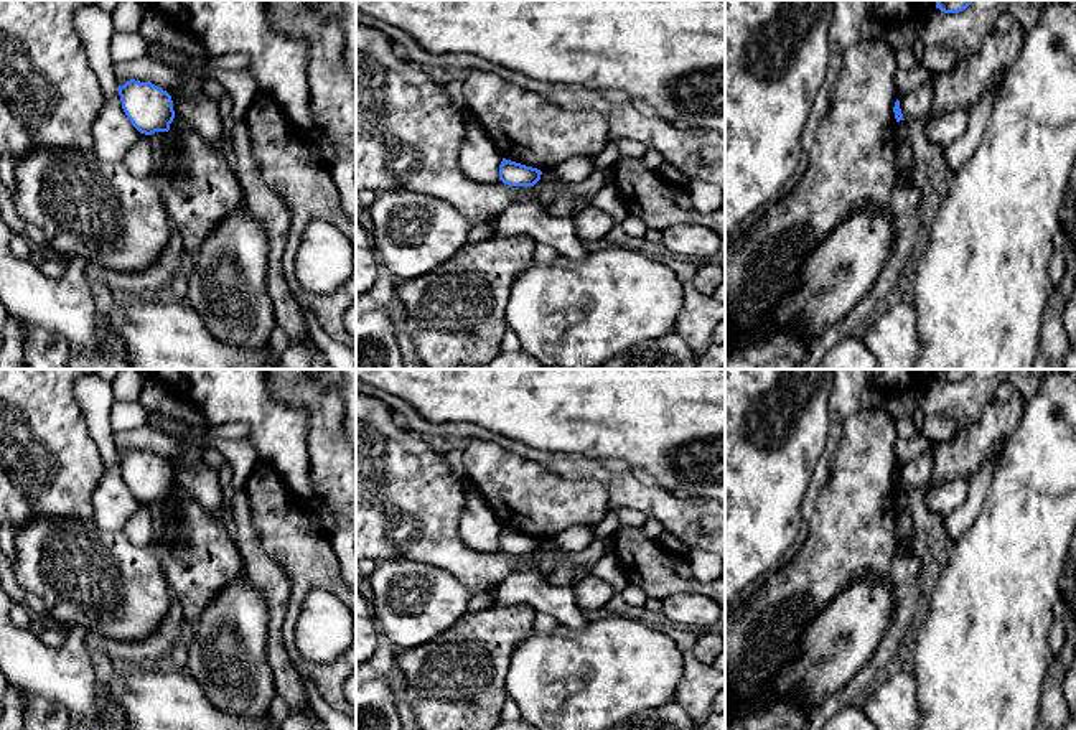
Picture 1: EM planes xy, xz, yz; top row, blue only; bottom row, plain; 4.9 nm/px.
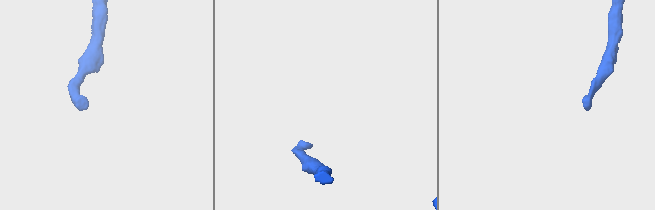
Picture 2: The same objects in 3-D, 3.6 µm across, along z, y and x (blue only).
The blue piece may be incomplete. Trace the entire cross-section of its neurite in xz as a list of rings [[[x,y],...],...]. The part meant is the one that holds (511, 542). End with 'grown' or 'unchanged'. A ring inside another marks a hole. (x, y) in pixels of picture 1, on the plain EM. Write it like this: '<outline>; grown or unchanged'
[[[503,527],[499,534],[499,549],[509,555],[534,555],[540,549],[542,540]]]; unchanged

